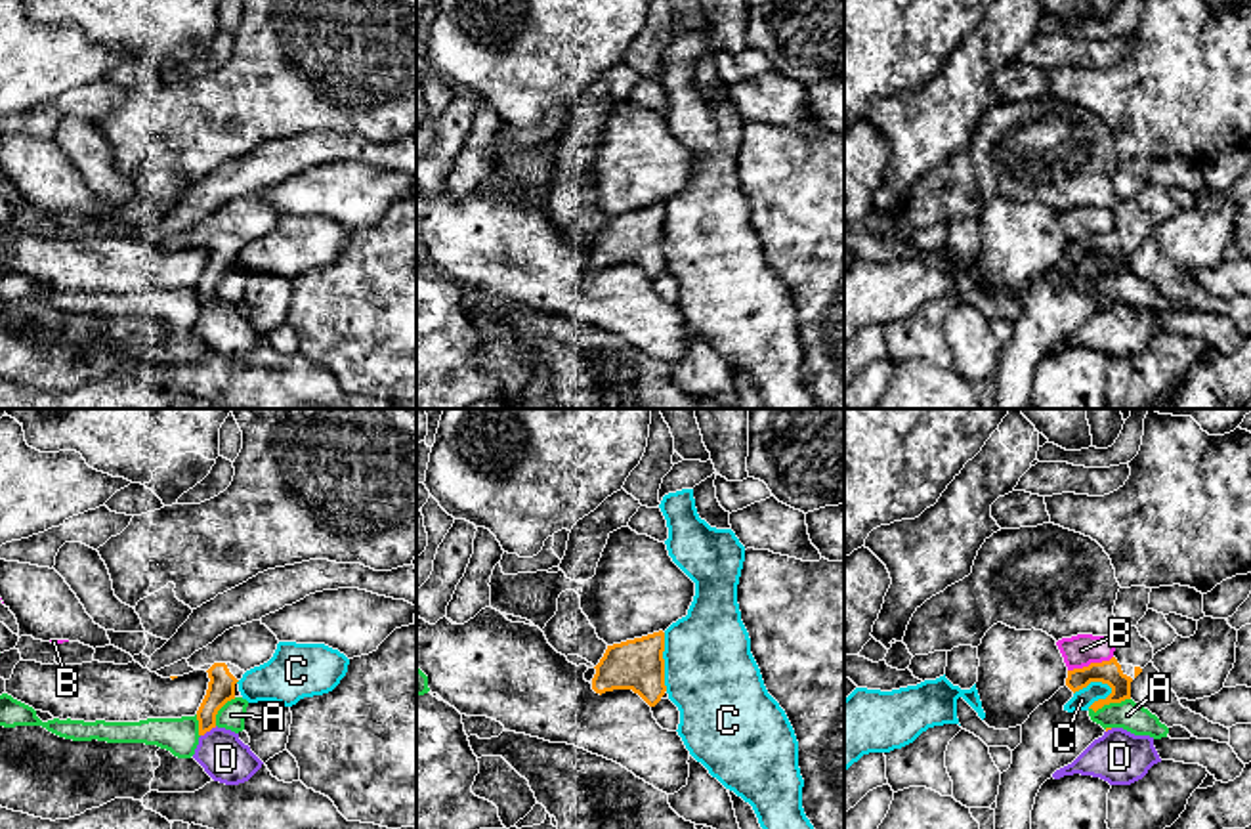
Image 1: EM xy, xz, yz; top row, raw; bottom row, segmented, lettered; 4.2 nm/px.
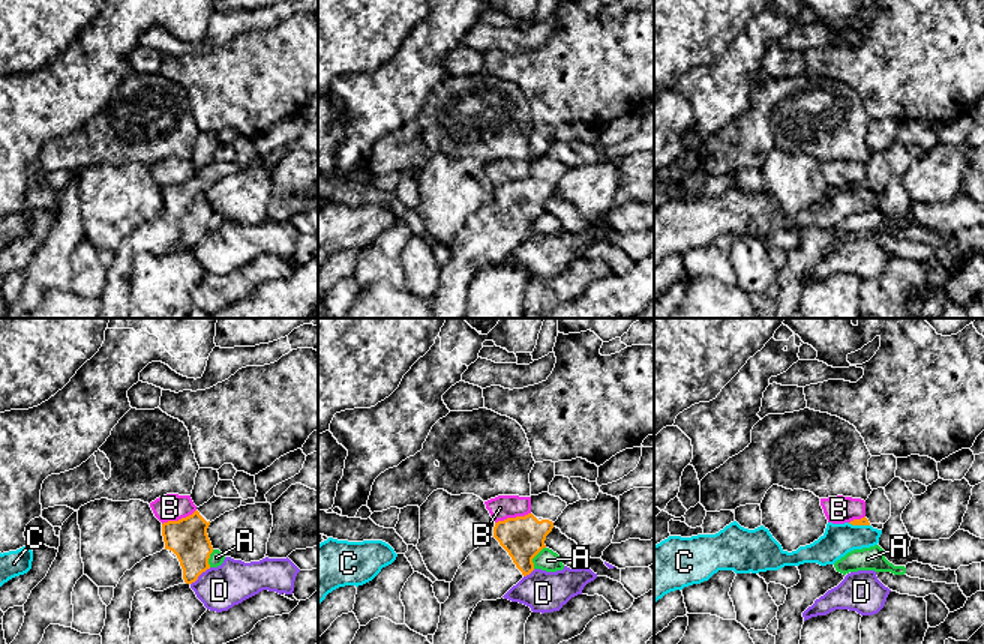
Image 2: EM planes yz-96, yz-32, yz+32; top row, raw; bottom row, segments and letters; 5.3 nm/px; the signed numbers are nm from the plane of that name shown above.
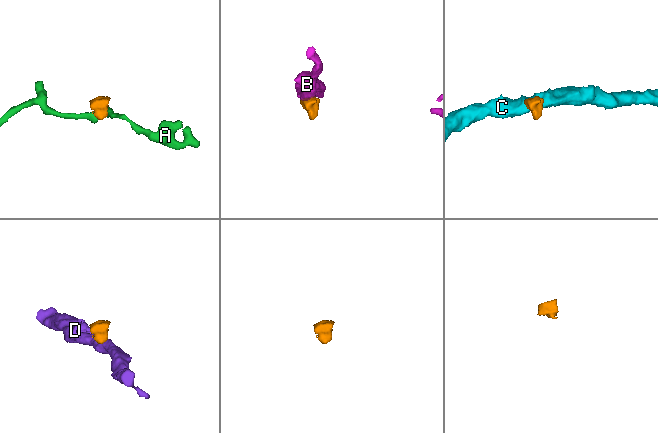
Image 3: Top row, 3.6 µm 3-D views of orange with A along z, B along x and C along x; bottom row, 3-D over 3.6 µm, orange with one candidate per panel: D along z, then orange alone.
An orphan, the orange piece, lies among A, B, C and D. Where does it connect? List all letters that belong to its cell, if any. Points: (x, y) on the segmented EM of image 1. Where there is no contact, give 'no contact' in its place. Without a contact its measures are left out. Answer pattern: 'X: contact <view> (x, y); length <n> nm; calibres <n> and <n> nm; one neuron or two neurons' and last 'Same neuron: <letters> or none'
A: contact yz (1108, 703); length 180 nm; calibres 100 and 120 nm; two neurons
B: contact yz (1091, 663); length 200 nm; calibres 100 and 140 nm; two neurons
C: contact yz (1093, 680); length 170 nm; calibres 100 and 90 nm; two neurons
D: contact xy (209, 730); length 80 nm; calibres 110 and 200 nm; two neurons
Same neuron: none

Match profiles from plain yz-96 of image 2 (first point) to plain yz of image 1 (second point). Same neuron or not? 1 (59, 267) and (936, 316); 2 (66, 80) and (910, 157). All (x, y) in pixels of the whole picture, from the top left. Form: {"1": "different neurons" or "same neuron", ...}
{"1": "same neuron", "2": "same neuron"}

